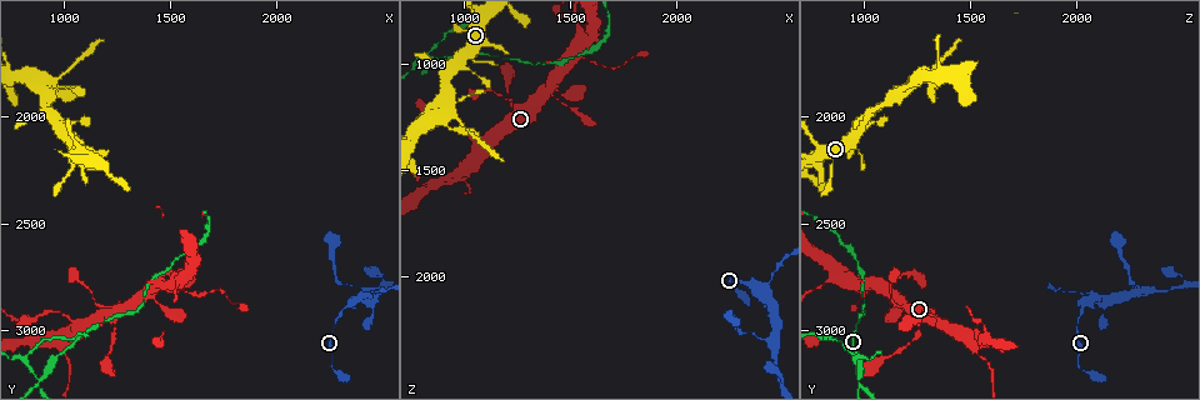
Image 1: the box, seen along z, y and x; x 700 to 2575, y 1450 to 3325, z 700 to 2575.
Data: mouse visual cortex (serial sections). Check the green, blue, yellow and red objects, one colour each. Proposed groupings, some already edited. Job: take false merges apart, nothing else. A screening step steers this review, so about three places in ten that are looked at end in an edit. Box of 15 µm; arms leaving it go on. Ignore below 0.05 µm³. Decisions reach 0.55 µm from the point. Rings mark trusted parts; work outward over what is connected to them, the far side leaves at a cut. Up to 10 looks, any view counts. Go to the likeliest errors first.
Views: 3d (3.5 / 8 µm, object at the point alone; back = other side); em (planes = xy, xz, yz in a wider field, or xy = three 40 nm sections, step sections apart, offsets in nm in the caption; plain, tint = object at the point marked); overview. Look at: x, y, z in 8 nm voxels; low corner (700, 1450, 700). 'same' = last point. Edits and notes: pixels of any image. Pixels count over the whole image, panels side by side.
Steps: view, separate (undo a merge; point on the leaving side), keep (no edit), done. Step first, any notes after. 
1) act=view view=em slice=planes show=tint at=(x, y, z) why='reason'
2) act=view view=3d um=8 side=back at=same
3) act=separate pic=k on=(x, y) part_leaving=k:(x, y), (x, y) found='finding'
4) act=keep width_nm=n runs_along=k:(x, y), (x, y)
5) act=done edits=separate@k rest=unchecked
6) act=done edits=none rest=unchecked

act=view view=3d um=8 at=(900, 3230, 990) why='four-way junction'

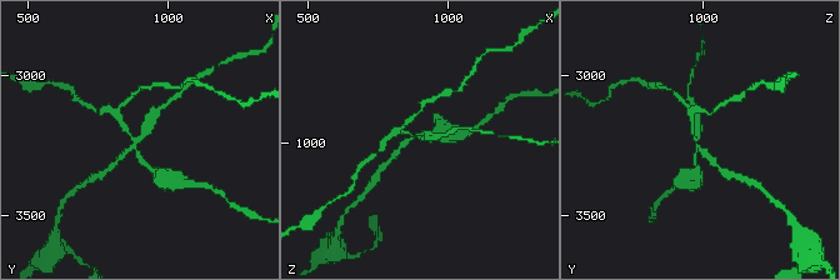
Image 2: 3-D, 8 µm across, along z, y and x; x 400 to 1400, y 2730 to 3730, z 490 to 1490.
act=view view=3d um=3.5 at=(900, 3220, 990)

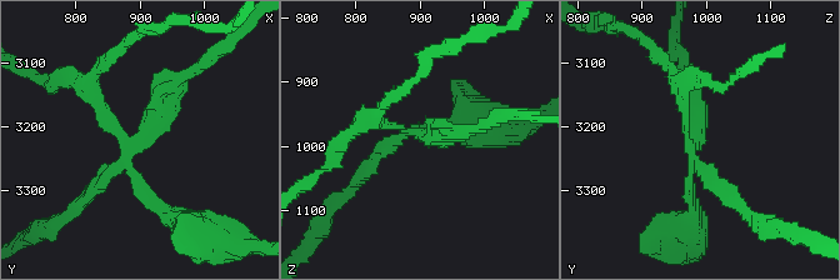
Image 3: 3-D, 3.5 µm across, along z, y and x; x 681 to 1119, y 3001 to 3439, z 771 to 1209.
act=view view=em slice=xy step=1 show=tint at=(900, 3215, 980) why='shape alone is not enough'

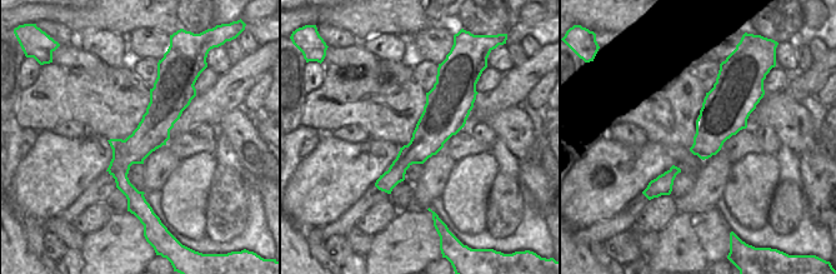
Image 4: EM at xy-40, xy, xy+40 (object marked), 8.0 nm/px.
act=separate pic=3 on=(101, 104) width_nm=340 part_leaving=3:(136, 141), (121, 138), (86, 88), (109, 56) found='two cells meet here'

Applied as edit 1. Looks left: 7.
act=view view=3d um=3.5 side=back at=(2440, 2830, 2030) why='calibre changes'

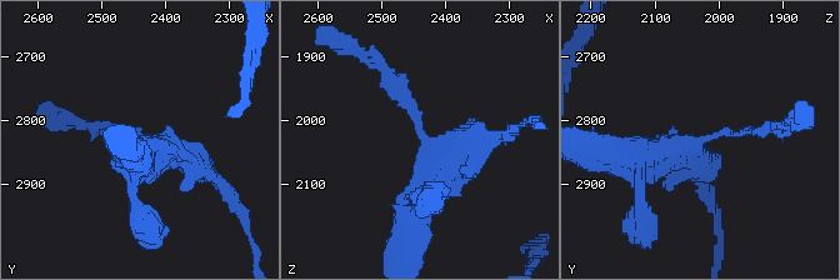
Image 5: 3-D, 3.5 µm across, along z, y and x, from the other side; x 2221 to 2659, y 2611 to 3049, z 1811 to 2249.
act=view view=em slice=planes show=plain at=(2425, 2835, 2030) arms=3 arm_widths_nm=150,350,400

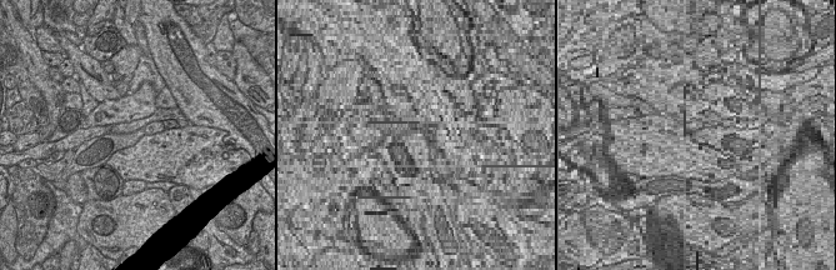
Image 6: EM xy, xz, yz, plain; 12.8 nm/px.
act=view view=em slice=planes show=tint at=same why='where the object lies'

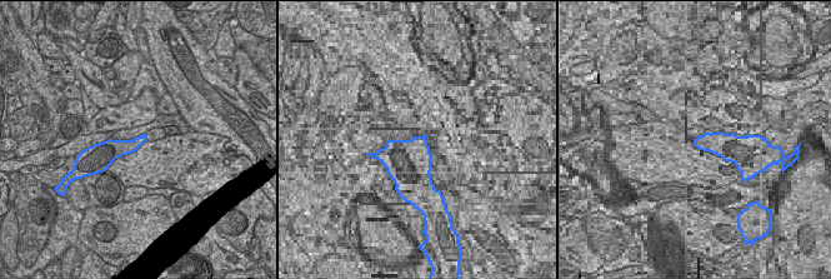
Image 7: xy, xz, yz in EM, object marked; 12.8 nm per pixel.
act=keep runs_along=5:(483, 138), (449, 166), (386, 74) found='one cell here'

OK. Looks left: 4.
act=view view=3d um=3.5 at=(2500, 2750, 2500) why='two arms in line, one across'

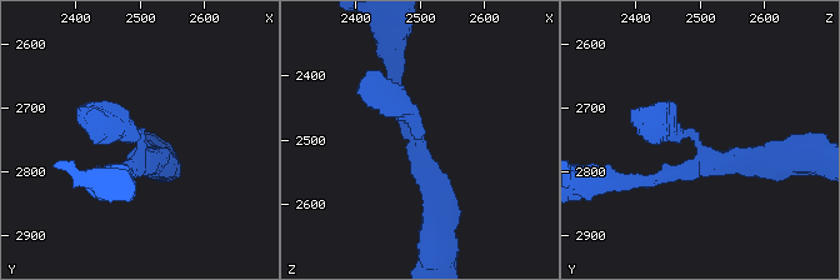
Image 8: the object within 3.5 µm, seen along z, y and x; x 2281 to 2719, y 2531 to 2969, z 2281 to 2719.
act=view view=em slice=xy step=3 show=tint at=(2500, 2750, 2495) arms=3 arm_widths_nm=150,300,350 why='now the EM'

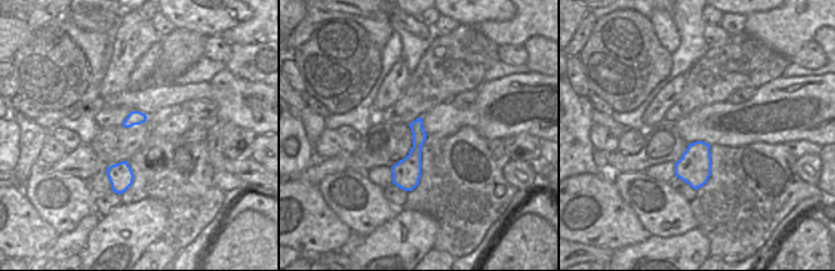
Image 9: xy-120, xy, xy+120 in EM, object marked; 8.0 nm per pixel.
act=keep runs_along=8:(119, 178), (138, 131), (84, 111) found='all the same cell'

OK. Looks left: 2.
act=view view=3d um=3.5 at=(960, 3040, 1530) why='branch point'

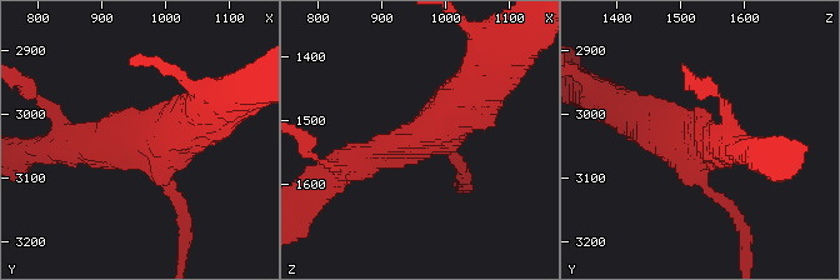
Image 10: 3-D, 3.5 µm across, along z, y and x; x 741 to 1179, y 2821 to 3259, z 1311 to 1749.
act=view view=em slice=xy step=5 show=tint at=(960, 3040, 1520) arms=3 arm_widths_nm=150,350,500

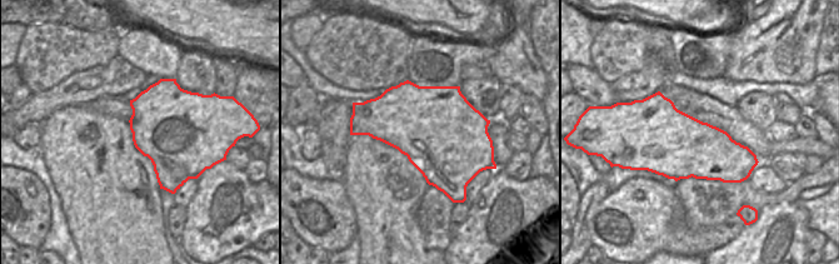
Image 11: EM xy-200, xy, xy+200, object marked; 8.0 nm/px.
act=keep runs_along=10:(496, 68), (431, 129), (366, 158) found='all the same cell'

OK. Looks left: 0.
act=done edits=separate@3 rest=unchecked

